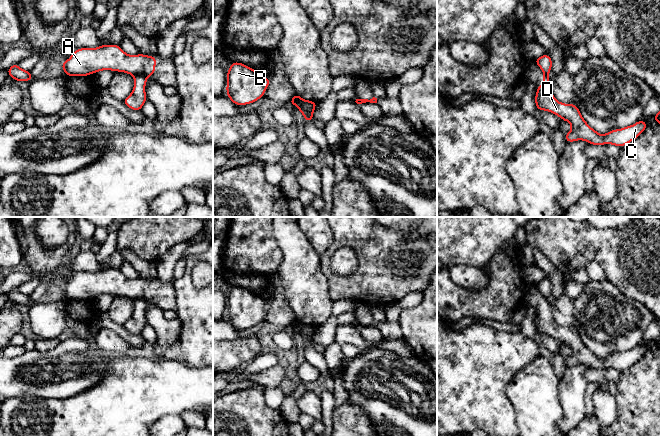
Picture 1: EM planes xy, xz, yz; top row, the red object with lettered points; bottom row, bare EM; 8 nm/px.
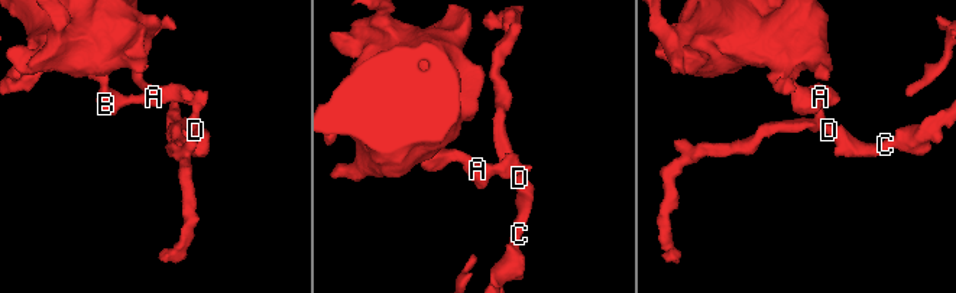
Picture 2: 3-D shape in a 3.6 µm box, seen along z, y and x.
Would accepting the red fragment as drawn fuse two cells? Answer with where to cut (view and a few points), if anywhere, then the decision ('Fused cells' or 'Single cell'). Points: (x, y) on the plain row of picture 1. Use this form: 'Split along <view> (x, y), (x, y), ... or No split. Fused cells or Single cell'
Split along xy (146, 299), (141, 297), (134, 300). Fused cells

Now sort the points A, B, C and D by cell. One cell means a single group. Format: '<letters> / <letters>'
A B / C D

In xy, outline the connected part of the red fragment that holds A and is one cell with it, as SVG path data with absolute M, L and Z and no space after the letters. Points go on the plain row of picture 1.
M111 268L97 272L79 272L61 290L68 301L86 301L102 294L125 296L132 300L142 297L152 301L156 281L144 278L128 279L120 269Z

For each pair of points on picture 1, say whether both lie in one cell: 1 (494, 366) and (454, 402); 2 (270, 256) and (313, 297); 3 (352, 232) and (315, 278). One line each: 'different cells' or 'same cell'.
1: same cell
2: different cells
3: different cells

